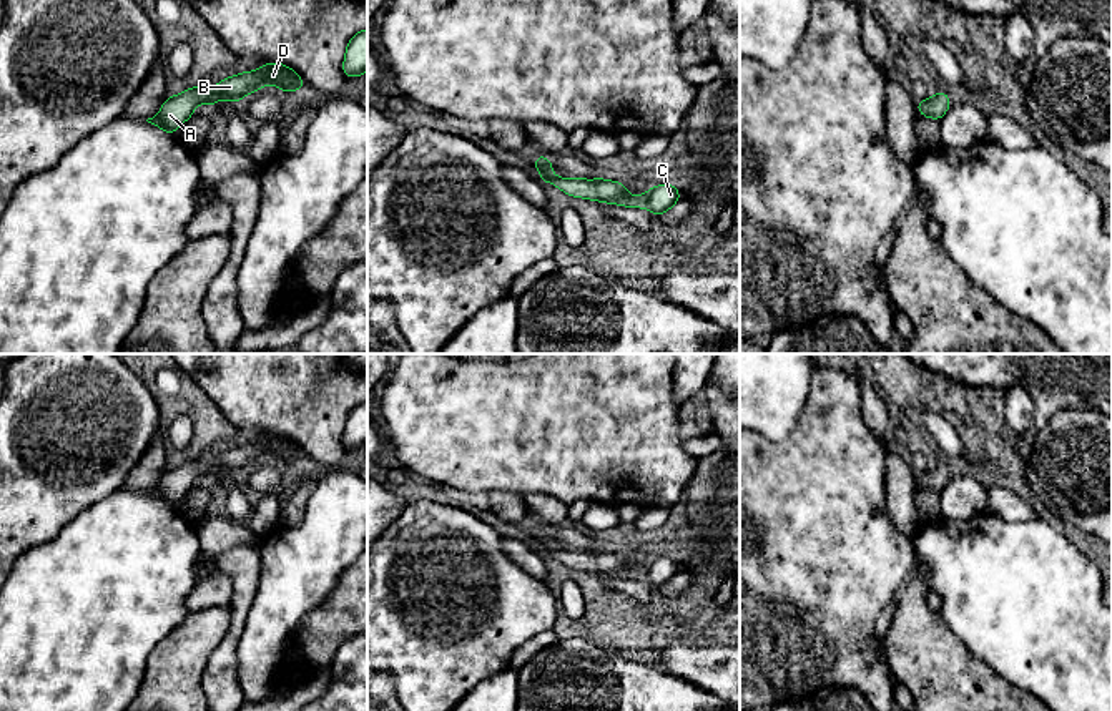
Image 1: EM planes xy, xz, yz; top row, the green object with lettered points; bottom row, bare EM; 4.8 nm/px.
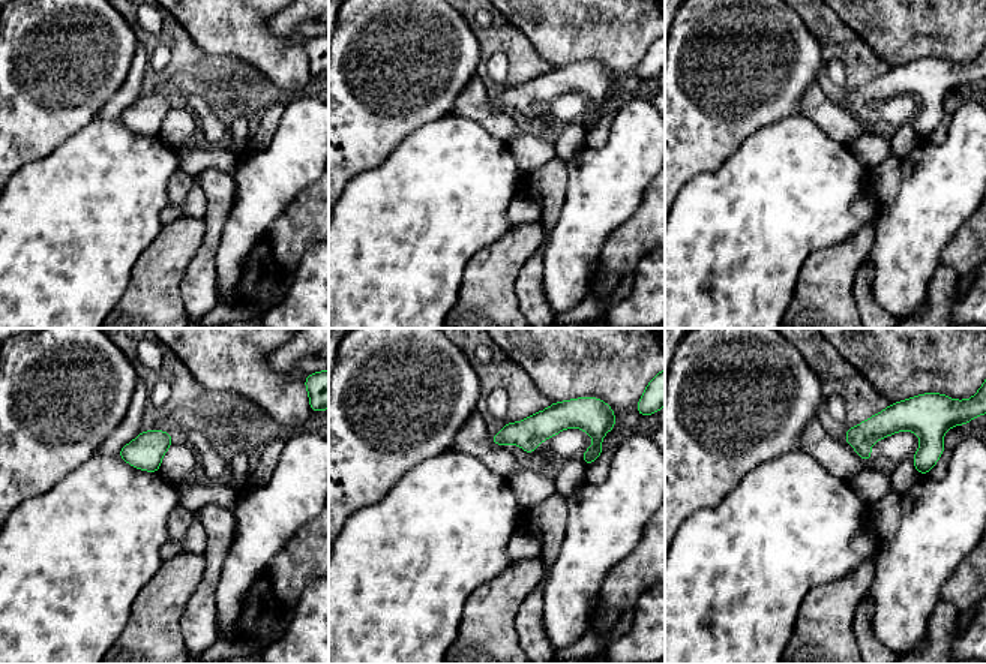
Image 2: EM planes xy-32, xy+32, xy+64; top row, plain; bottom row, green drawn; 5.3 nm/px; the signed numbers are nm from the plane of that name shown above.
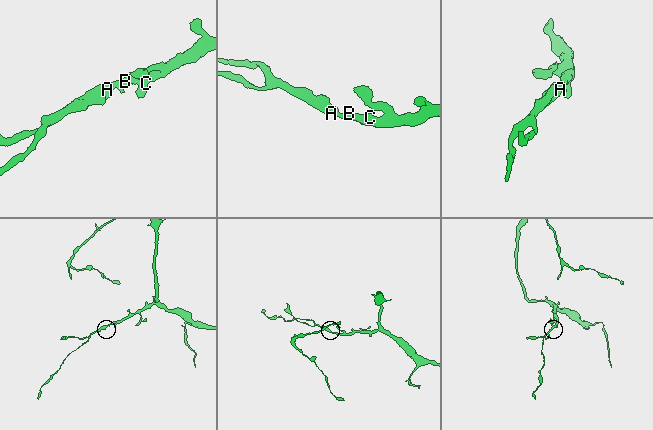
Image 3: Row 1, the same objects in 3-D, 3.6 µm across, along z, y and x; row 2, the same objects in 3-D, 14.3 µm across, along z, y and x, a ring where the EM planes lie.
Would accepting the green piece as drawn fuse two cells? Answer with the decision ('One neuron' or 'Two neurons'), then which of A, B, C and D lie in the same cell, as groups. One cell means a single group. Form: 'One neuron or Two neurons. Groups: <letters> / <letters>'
One neuron. Groups: A B C D

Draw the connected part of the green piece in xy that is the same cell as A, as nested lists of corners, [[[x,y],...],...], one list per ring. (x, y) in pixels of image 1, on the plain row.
[[[268,434],[254,444],[221,452],[214,460],[189,458],[181,467],[171,467],[165,472],[160,485],[146,493],[175,508],[175,502],[193,488],[196,477],[209,475],[216,480],[221,470],[238,477],[243,468],[259,463],[266,455],[278,458],[281,463],[306,460],[303,450],[293,440]]]

